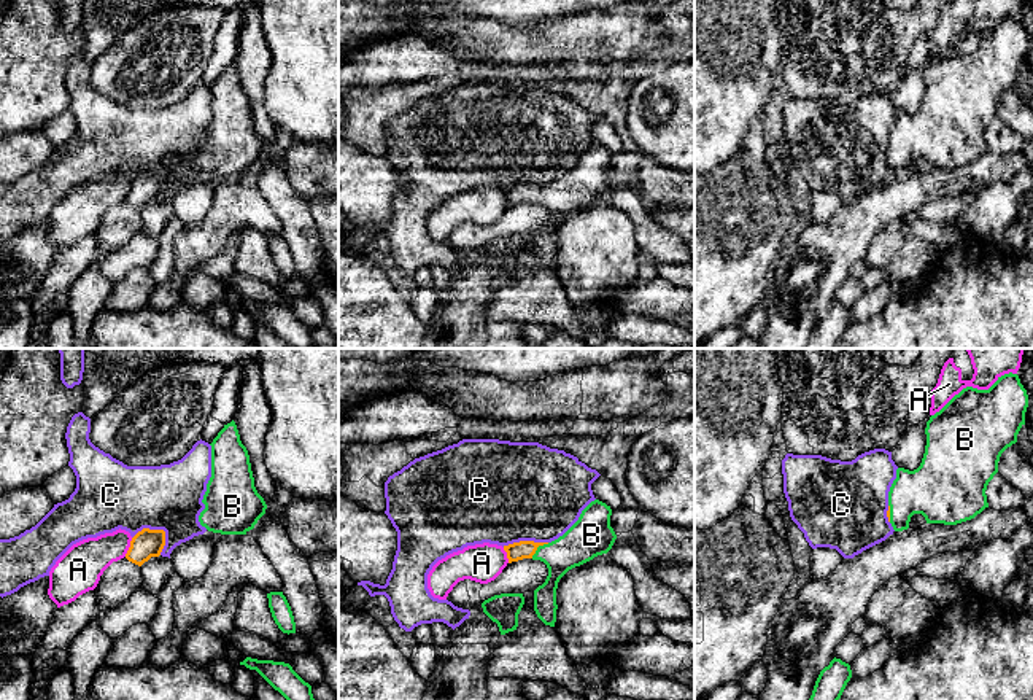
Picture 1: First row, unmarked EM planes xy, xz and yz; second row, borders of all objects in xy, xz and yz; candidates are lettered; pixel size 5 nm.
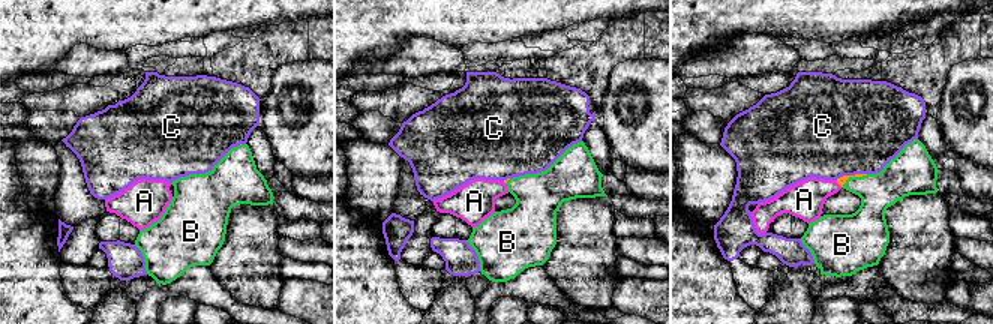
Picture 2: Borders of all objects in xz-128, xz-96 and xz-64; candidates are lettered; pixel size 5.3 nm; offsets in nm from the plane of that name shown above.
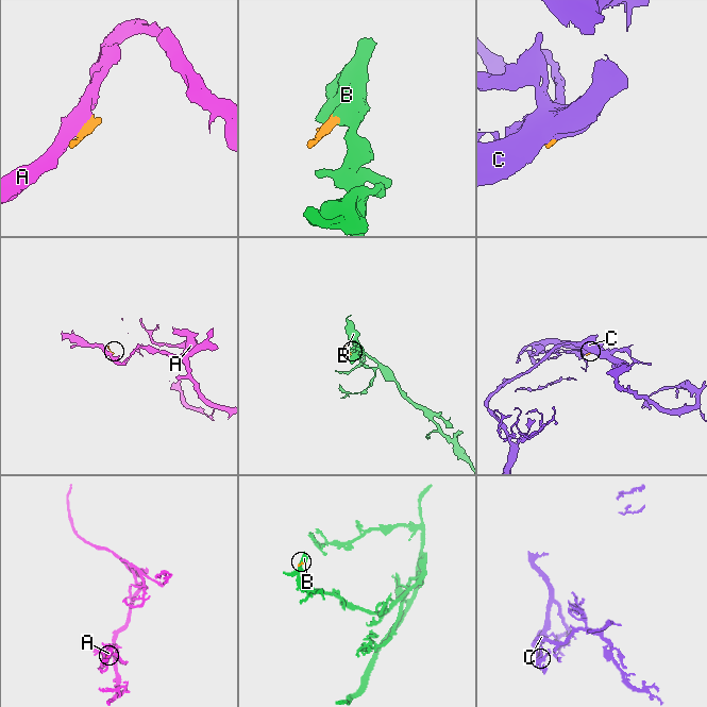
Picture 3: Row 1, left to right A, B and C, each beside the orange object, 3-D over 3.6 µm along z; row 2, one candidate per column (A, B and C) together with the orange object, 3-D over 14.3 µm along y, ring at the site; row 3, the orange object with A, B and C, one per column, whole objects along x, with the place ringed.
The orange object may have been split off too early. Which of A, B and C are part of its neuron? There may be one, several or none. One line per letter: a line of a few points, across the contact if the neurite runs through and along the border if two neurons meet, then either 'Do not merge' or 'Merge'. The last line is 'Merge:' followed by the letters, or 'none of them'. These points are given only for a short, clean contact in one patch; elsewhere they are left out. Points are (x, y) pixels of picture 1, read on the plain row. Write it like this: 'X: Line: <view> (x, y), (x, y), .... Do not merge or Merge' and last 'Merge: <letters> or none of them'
A: Line: xy (132, 182), (124, 199). Do not merge
B: Line: xz (525, 193), (537, 190), (572, 193), (585, 183). Merge
C: Do not merge
Merge: B

